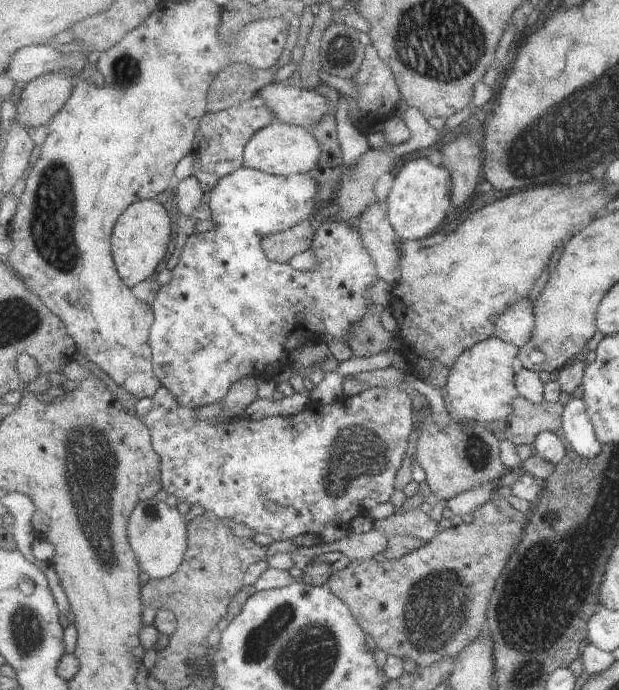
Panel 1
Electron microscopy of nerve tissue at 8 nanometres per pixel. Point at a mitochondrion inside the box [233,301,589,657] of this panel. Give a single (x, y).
(354, 453)

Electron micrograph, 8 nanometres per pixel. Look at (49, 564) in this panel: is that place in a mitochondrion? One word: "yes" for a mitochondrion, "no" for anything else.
no

